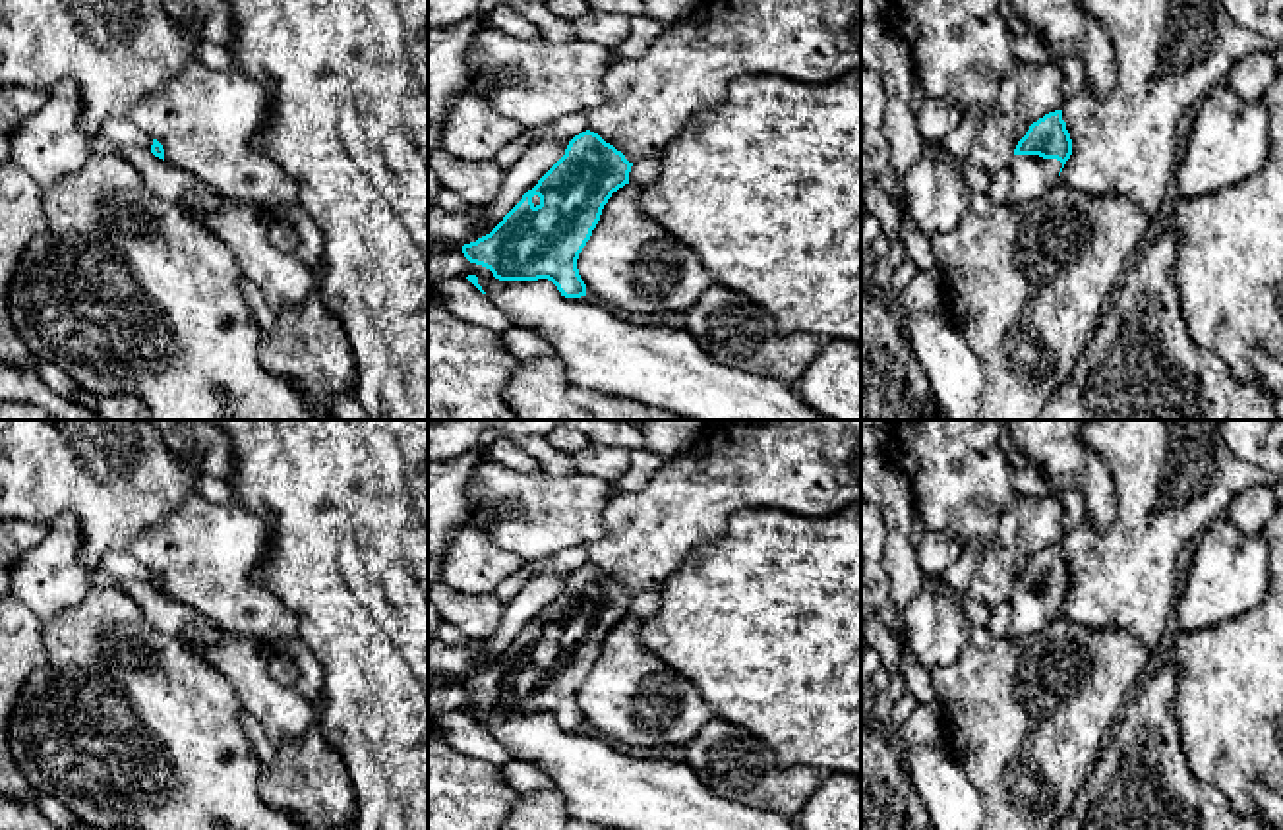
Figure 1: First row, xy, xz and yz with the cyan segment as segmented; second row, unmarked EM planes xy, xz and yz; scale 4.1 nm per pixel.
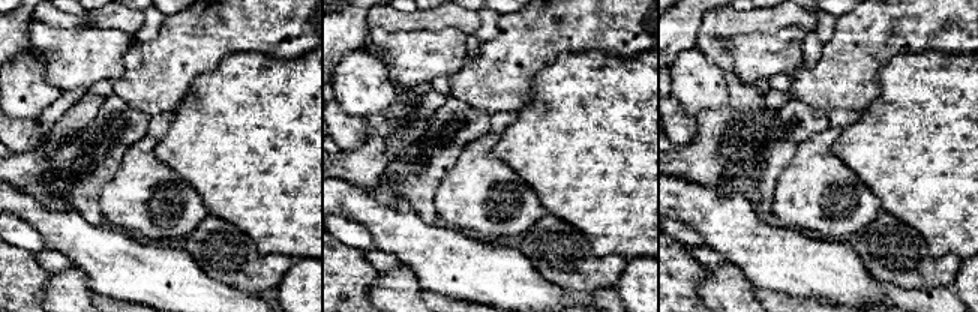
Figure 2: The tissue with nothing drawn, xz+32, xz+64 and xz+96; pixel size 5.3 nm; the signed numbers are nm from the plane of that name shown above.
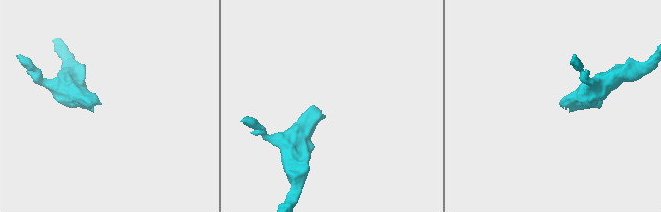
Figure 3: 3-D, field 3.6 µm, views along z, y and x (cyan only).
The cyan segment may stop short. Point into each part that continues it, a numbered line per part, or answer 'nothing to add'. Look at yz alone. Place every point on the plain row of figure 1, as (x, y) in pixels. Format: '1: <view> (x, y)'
1: yz (1032, 608)

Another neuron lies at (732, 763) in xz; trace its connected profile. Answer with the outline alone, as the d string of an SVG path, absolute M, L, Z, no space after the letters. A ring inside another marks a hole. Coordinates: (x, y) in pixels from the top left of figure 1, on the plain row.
M712 718L687 745L685 764L718 797L795 818L824 780L813 766L780 766L753 733Z

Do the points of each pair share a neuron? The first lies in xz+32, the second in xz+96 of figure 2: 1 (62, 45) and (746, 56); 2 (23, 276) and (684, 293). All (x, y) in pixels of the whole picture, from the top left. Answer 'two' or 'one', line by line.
1: one
2: one

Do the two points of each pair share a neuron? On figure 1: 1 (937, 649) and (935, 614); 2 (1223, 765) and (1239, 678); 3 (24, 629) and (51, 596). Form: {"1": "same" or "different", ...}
{"1": "same", "2": "same", "3": "different"}

